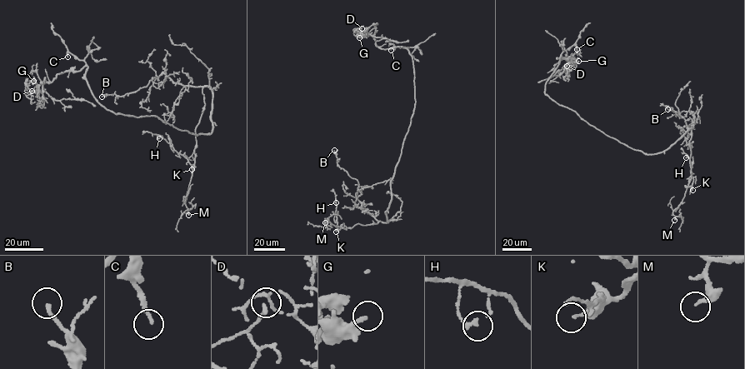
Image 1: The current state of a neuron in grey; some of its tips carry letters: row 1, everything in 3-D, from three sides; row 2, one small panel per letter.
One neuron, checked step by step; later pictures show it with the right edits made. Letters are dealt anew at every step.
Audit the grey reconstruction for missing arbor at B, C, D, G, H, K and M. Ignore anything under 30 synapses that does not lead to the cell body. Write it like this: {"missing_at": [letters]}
{"missing_at": []}

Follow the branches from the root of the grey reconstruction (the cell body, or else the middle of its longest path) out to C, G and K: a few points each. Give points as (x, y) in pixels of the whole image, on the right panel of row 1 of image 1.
C: (607, 135), (545, 94), (545, 84), (561, 54), (575, 43), (577, 49)
G: (607, 135), (545, 94), (545, 84), (560, 56), (576, 59), (568, 62), (578, 61)
K: (607, 135), (651, 155), (663, 152), (692, 128), (689, 142), (691, 178), (687, 186), (692, 190)

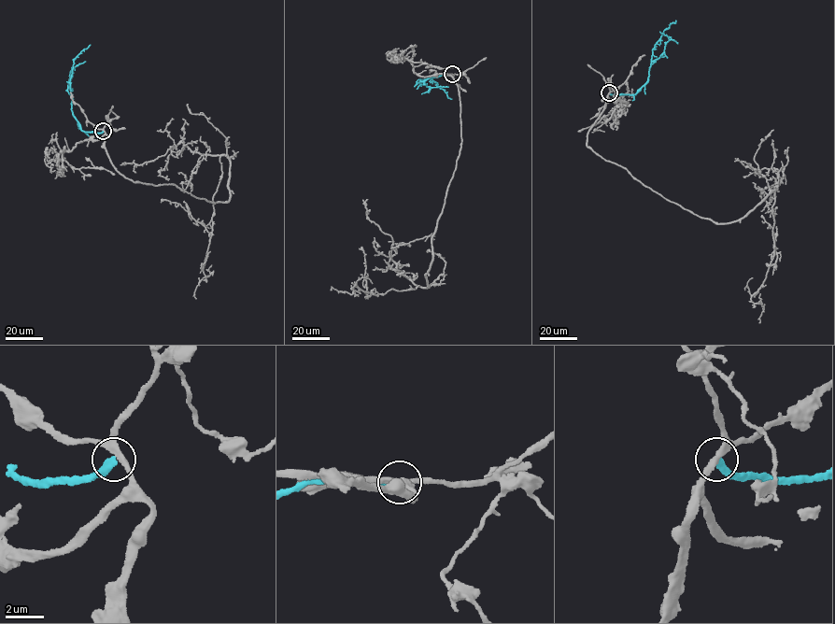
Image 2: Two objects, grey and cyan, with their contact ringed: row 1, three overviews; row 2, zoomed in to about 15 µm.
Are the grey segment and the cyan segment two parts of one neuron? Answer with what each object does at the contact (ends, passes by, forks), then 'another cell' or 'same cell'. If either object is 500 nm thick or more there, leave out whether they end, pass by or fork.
grey passes by; cyan ends; another cell

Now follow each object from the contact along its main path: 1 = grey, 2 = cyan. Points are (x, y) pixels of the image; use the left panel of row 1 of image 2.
1: (104, 131), (126, 177), (214, 203), (230, 201), (228, 158), (196, 298)
2: (104, 131), (81, 130), (71, 110), (70, 82), (74, 60), (91, 45)

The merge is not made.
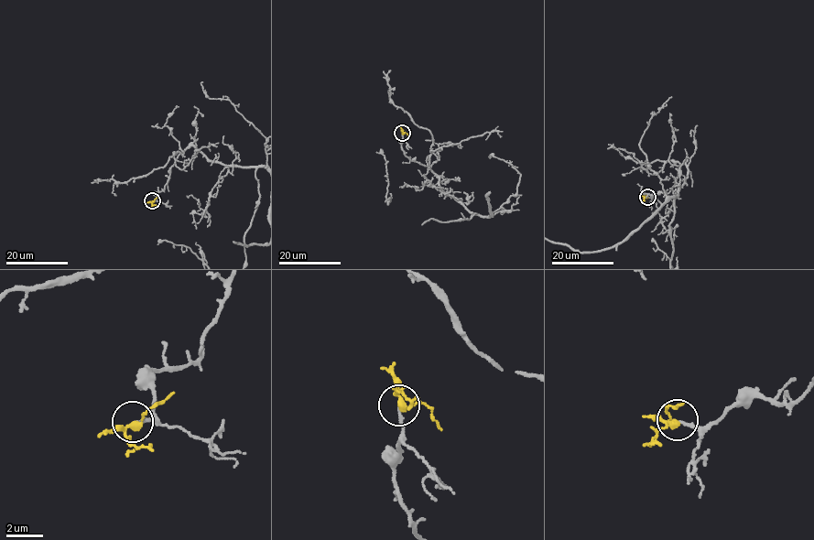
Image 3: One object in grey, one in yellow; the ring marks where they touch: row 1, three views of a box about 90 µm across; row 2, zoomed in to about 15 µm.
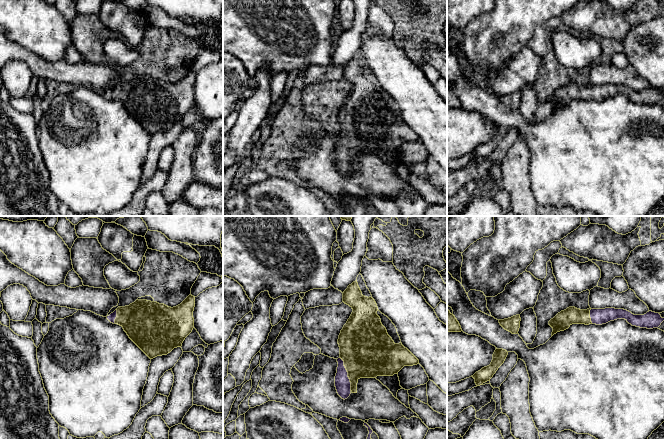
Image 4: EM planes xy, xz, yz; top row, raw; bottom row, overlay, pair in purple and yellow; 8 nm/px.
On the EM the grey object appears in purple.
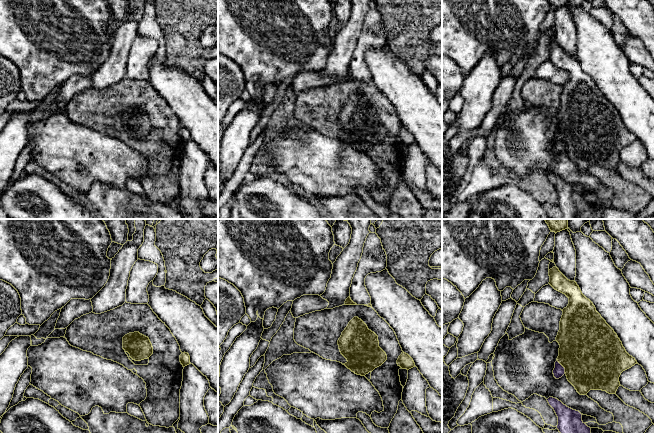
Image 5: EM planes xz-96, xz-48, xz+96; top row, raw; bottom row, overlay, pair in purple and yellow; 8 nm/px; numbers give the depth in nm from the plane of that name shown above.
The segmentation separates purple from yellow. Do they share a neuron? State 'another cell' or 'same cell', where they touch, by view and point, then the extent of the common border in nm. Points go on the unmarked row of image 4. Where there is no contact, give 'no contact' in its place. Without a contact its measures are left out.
same cell | xz (347, 150) | 280 nm

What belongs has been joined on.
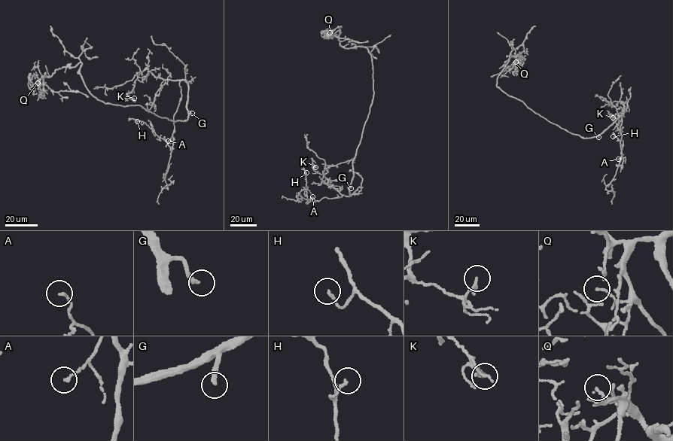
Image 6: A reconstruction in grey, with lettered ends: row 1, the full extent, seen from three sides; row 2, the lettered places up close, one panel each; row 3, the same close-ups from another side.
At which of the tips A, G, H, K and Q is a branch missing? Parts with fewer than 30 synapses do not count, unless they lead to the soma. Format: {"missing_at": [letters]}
{"missing_at": ["G"]}

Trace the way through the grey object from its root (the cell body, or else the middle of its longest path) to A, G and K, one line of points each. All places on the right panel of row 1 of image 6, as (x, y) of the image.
A: (549, 122), (587, 138), (598, 135), (622, 116), (619, 127), (621, 156), (618, 159)
G: (549, 122), (583, 138), (598, 135), (598, 137)
K: (549, 122), (583, 138), (595, 137), (623, 115), (626, 101), (620, 113), (613, 117)

